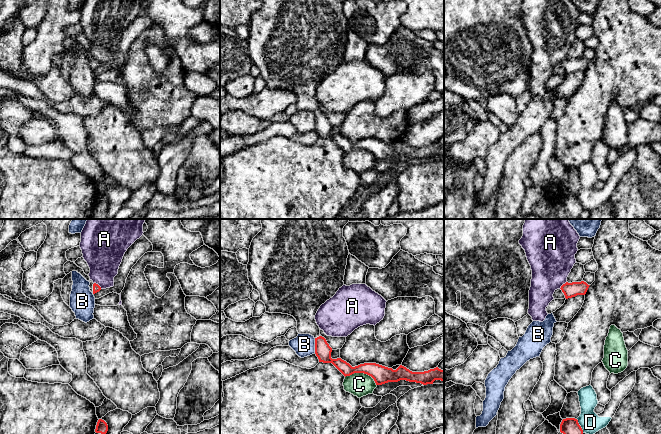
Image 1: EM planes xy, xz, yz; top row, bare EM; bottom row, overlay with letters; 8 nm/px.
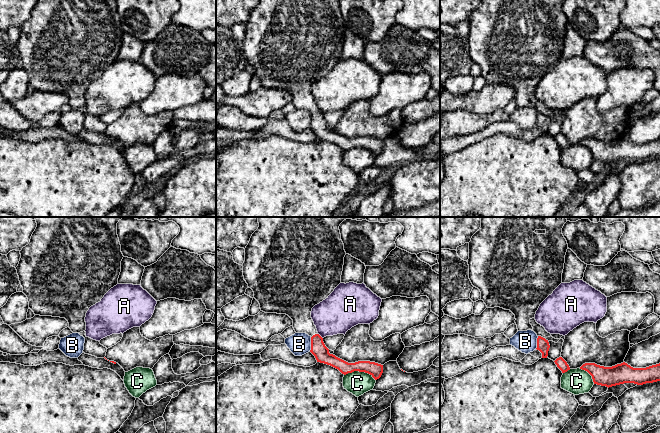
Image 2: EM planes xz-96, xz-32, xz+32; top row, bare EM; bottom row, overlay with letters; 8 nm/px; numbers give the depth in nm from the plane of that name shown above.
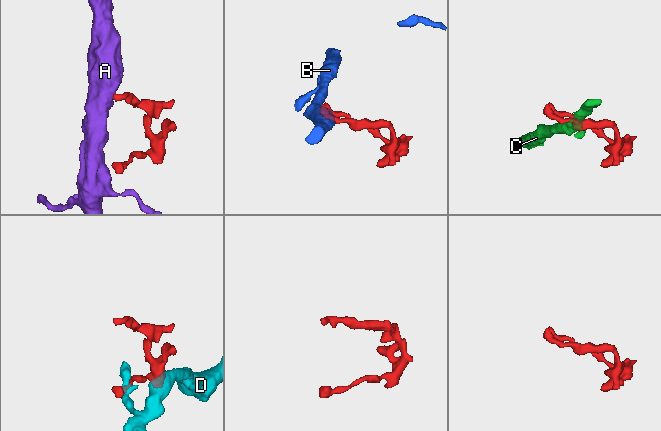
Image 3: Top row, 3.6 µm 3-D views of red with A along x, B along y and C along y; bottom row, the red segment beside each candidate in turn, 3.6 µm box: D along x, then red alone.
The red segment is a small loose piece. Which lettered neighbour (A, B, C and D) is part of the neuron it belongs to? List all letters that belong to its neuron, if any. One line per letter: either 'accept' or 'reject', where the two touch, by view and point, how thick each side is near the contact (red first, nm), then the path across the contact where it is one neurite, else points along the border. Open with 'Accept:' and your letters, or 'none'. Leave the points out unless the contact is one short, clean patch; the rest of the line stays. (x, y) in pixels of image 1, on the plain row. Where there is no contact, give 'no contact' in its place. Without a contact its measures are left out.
Accept: none
A: reject | xy (98, 61) | 60/300 nm | along xy (94, 58), (101, 64)
B: reject | xz (315, 122) | 130/180 nm | along xz (314, 114), (315, 129)
C: reject | xz (362, 148) | 140/190 nm | along xz (345, 152), (354, 149), (366, 149), (373, 155), (376, 161)
D: reject | yz (580, 202) | 150/170 nm | along yz (576, 195), (583, 208)

